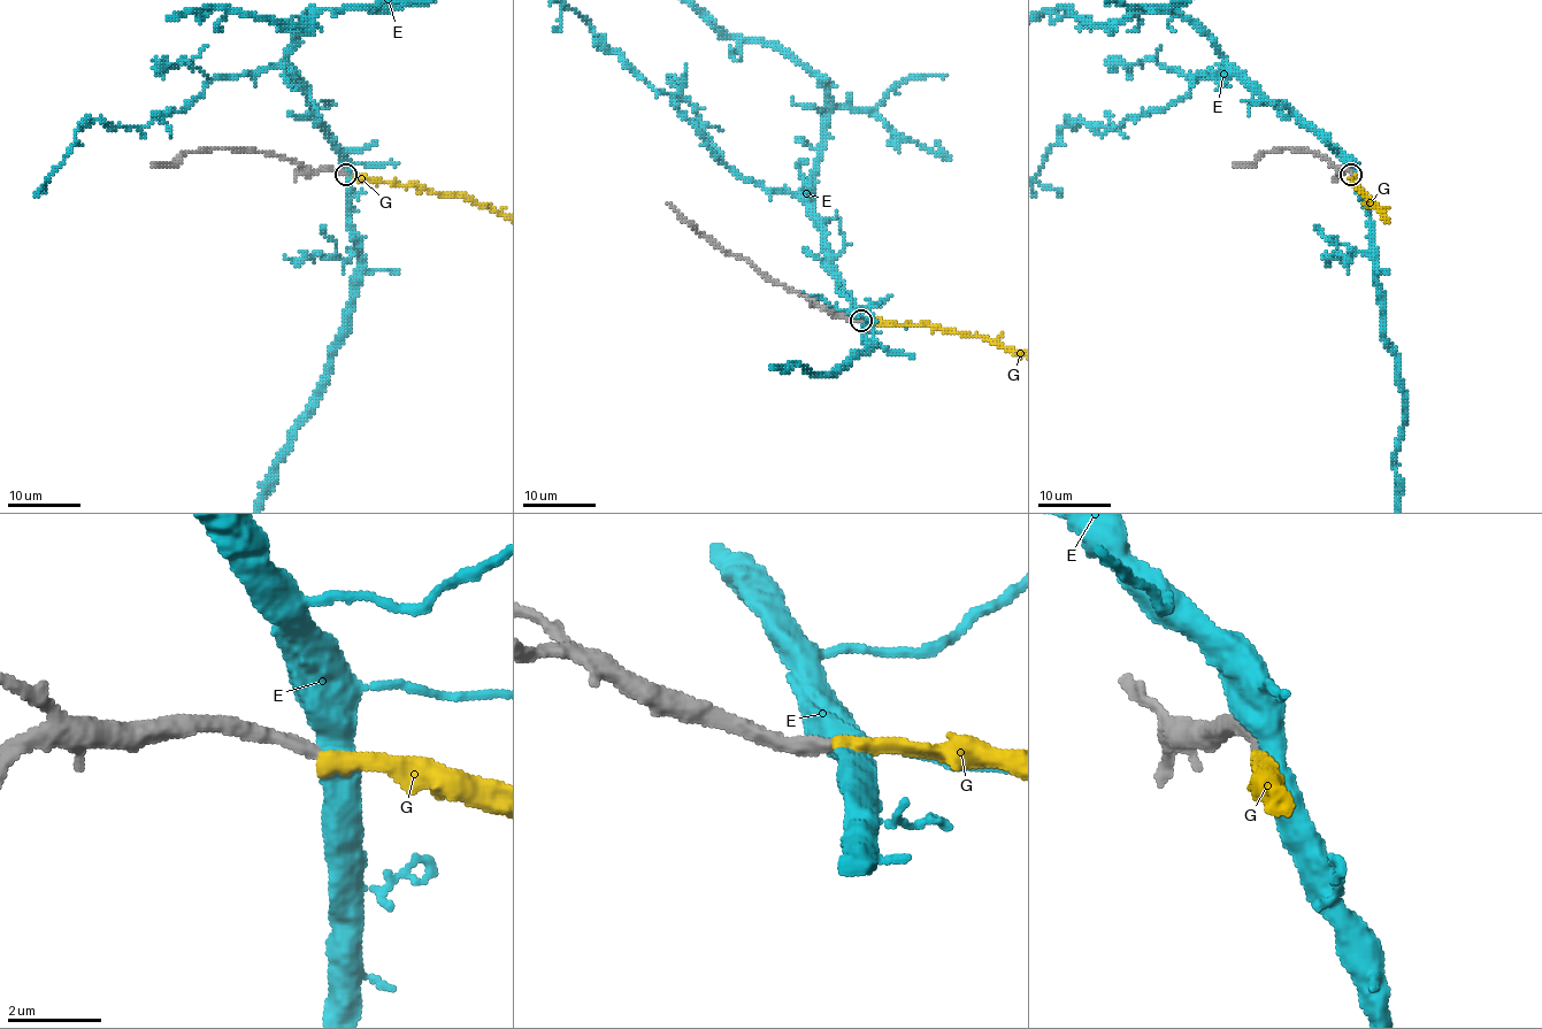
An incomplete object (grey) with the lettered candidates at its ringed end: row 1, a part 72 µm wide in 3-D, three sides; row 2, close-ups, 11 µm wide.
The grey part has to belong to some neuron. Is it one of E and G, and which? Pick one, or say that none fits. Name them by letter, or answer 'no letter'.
G

